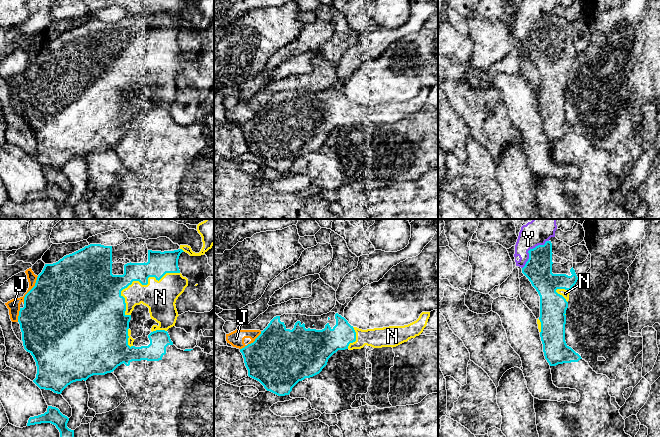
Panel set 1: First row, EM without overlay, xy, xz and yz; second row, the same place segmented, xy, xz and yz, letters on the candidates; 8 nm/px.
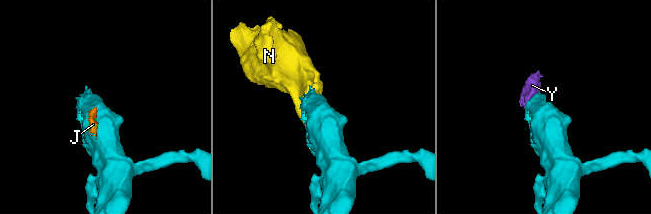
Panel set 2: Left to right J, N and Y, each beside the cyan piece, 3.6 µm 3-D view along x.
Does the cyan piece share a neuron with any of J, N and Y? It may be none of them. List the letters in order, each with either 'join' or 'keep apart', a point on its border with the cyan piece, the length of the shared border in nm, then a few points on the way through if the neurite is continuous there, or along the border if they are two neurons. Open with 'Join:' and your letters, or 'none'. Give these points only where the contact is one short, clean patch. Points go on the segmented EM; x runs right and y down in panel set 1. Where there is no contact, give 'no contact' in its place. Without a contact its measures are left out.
Join: N
J: keep apart | xy (30, 290) | 260 nm | along xy (38, 276), (35, 285), (25, 295), (23, 303)
N: join | xy (140, 282) | 550 nm
Y: keep apart | yz (529, 250) | 320 nm

